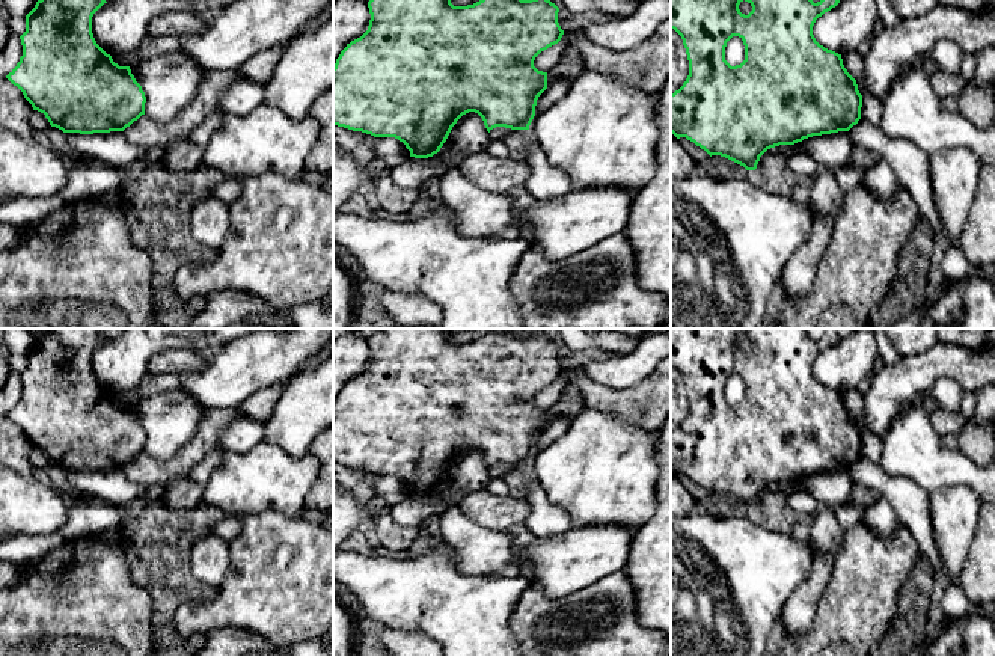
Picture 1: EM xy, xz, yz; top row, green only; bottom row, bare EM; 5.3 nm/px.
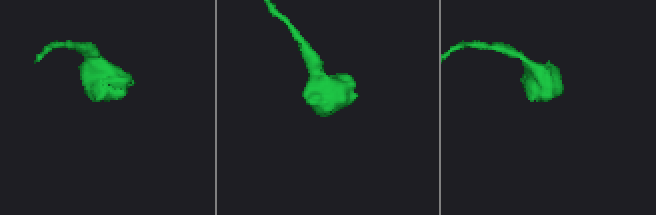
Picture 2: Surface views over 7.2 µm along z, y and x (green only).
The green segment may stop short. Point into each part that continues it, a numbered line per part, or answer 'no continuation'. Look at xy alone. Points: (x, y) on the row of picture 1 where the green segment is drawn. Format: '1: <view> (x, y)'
no continuation

